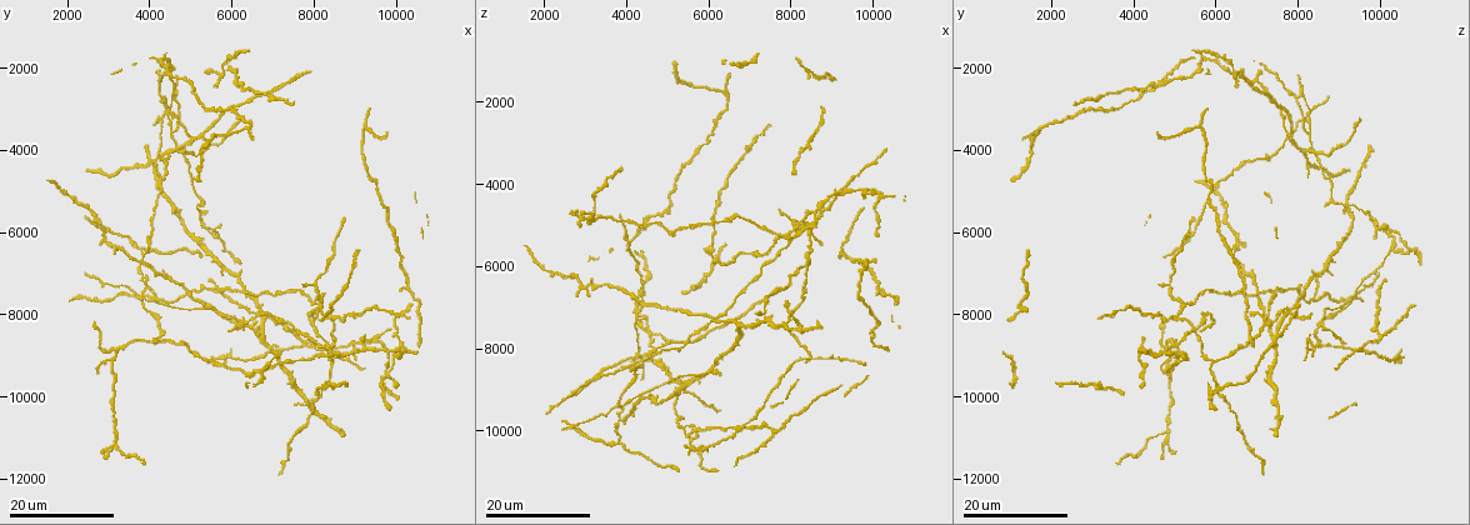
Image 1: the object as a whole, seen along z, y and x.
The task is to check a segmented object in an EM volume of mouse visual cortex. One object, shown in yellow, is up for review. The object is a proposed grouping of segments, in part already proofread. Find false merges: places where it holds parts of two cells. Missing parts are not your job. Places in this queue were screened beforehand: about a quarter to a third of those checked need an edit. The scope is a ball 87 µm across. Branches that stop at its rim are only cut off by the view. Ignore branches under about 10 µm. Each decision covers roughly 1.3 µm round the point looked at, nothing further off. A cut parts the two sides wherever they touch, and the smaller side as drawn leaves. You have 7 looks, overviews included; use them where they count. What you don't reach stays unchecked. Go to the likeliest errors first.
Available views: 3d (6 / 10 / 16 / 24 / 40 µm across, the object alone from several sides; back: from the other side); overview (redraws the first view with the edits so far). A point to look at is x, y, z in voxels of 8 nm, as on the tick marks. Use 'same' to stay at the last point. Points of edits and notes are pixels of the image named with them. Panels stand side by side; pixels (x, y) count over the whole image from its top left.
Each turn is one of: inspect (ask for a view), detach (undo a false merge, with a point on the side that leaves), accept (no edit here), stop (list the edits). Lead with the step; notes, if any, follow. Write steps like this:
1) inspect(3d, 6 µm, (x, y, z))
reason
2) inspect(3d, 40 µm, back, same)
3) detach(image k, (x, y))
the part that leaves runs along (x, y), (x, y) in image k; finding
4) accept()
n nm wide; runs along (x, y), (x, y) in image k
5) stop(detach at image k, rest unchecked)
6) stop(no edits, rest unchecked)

inspect(3d, 16 µm, (3800, 7500, 9350))
four arms meet

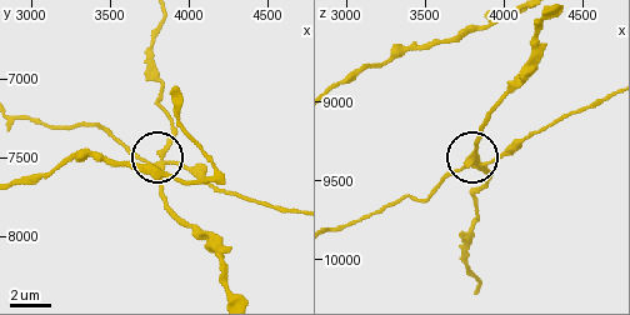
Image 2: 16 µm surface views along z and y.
inspect(3d, 10 µm, (3840, 7500, 9400))

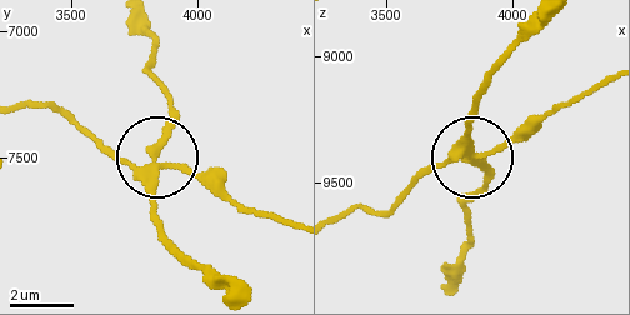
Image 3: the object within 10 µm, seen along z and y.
detach(image 3, (194, 171))
260 nm wide; the part that leaves runs along (150, 170), (204, 175), (245, 208), (293, 224) in image 3; a second cell is stuck on

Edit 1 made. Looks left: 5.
inspect(overview)

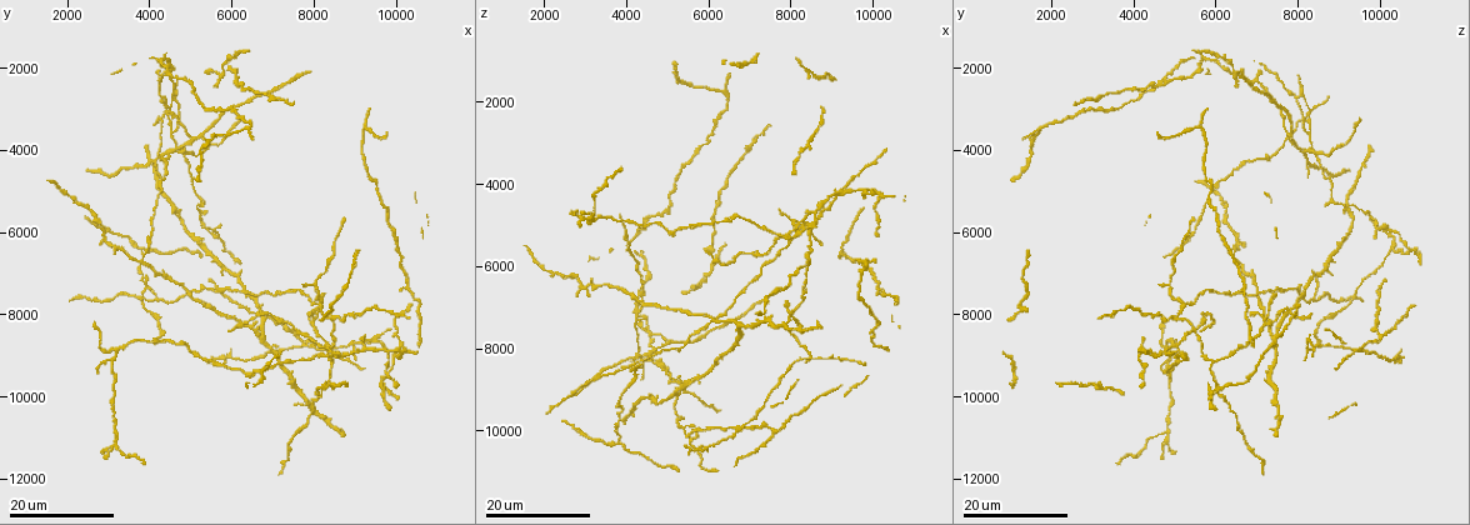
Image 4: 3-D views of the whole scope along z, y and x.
inspect(3d, 24 µm, (4800, 4050, 8300))
looks like a crossing

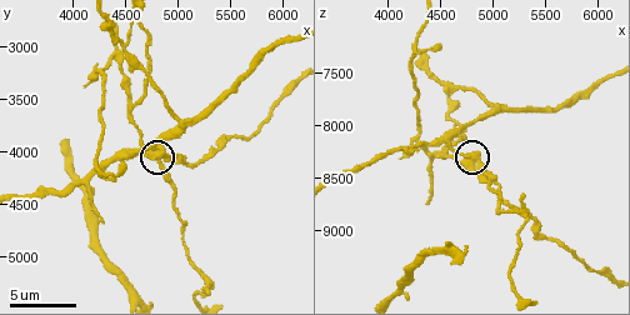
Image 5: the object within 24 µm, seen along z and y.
inspect(3d, 6 µm, (4740, 3980, 8300))

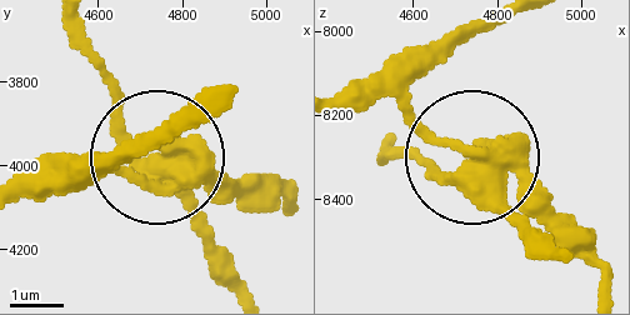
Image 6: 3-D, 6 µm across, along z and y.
detach(image 6, (198, 221))
4 arms; the part that leaves runs along (189, 165), (126, 124), (86, 30) in image 6; two cells meet here

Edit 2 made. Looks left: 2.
stop(detach at image 3, detach at image 6, rest unchecked)

